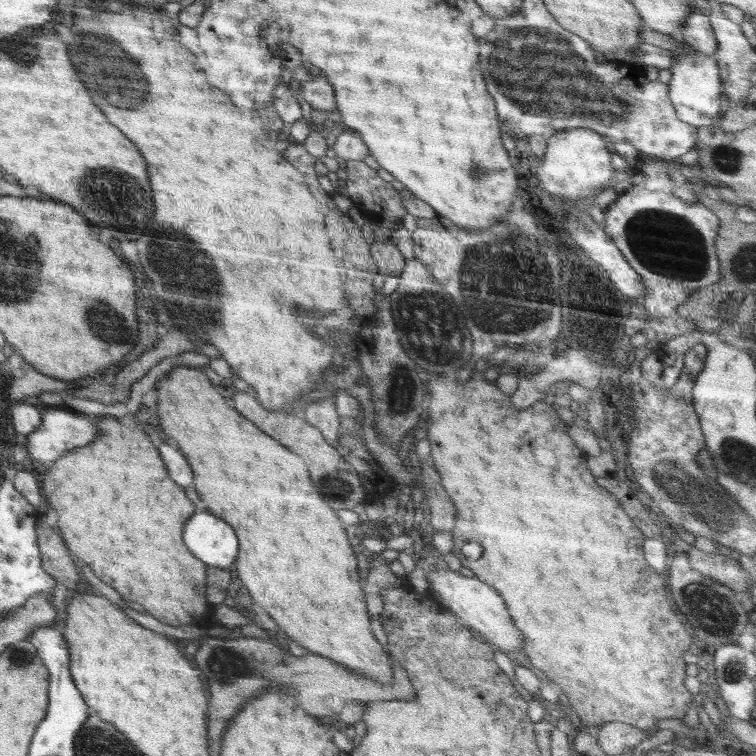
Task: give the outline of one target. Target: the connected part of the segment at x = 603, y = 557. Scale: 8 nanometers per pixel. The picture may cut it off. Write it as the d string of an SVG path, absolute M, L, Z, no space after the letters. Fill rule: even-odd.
M474 374L468 382L464 382L464 386L454 382L452 384L452 400L450 400L450 388L444 384L444 378L430 381L428 392L430 392L432 400L430 400L430 406L426 410L428 416L430 416L426 438L430 440L430 446L432 446L430 448L432 450L432 460L434 460L434 466L440 475L441 485L450 495L450 500L452 500L457 510L454 528L451 530L454 537L454 556L464 568L469 568L474 572L474 577L494 588L504 598L508 614L512 617L516 628L524 634L523 648L526 652L523 652L523 656L529 658L530 667L534 668L539 674L546 672L546 668L560 668L560 670L566 672L566 678L574 678L576 684L580 684L580 688L584 684L592 692L590 696L594 696L594 698L598 696L604 706L610 706L606 710L580 710L580 708L574 708L574 713L578 714L581 719L582 728L590 725L600 727L604 723L622 721L651 733L656 729L655 724L658 720L663 718L682 719L688 710L686 704L693 700L692 694L682 684L687 676L684 672L686 662L682 660L682 654L692 644L692 636L688 634L686 624L674 614L674 610L672 610L672 606L666 598L668 596L666 594L666 582L652 568L648 568L648 564L644 562L644 554L642 554L644 533L622 509L613 494L598 486L596 477L588 468L586 453L563 430L561 418L556 413L554 405L549 405L544 400L540 400L532 406L524 408L524 410L518 410L518 408L514 408L508 394L498 390L494 384L486 382L480 374ZM542 448L546 450L546 458L550 460L546 464L536 458L536 452L542 450ZM470 540L476 540L484 548L484 554L474 561L465 557L461 551L462 546Z

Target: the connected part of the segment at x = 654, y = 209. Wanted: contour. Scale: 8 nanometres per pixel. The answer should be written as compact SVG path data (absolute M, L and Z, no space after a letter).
M646 158L644 162L638 162L638 168L642 170L644 180L618 194L616 202L609 204L603 212L603 231L642 277L645 282L643 306L650 317L660 320L676 315L679 304L721 279L715 249L720 223L711 210L702 210L674 195L674 182L666 174L662 162Z

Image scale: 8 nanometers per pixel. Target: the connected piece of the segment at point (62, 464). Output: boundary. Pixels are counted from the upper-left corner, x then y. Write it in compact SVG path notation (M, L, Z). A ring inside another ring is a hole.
M102 416L102 420L98 422L98 431L100 431L100 434L96 435L87 445L76 447L75 449L69 450L67 453L64 453L58 460L54 461L54 464L52 464L52 467L48 470L48 474L44 476L44 482L42 482L42 488L41 490L44 490L44 494L42 494L42 497L48 502L48 505L51 506L56 511L56 514L58 514L58 521L57 521L57 527L59 529L61 537L64 539L65 545L71 552L72 556L74 556L76 559L82 560L82 562L85 562L85 564L88 565L88 568L96 574L96 578L100 578L104 584L108 584L108 586L112 586L118 594L122 594L126 600L132 600L132 602L138 602L140 606L144 606L146 610L148 610L148 614L152 614L156 620L160 620L162 624L170 624L170 626L184 626L184 624L188 624L188 626L208 626L206 622L210 620L210 614L208 612L204 612L204 610L208 610L210 606L208 606L208 602L206 602L206 598L202 596L204 592L206 592L206 564L204 562L200 562L198 558L194 558L190 552L188 552L188 548L184 546L184 542L182 542L182 528L184 528L184 524L186 524L186 520L194 514L194 504L186 498L186 494L184 494L184 488L182 486L178 486L178 484L174 484L170 478L168 478L168 474L166 474L166 466L164 466L164 462L162 462L162 458L160 458L160 454L158 454L158 450L154 448L154 444L150 442L150 438L148 438L148 431L147 430L134 430L132 428L128 428L128 426L122 426L120 422L112 416Z

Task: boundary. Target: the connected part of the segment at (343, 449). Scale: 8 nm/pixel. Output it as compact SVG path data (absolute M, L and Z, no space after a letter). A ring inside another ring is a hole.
M340 433L332 445L342 458L355 468L362 486L366 489L367 496L370 497L370 503L382 505L384 498L389 497L391 491L399 486L397 481L373 457L366 447L364 437L358 438L357 435L350 433Z

